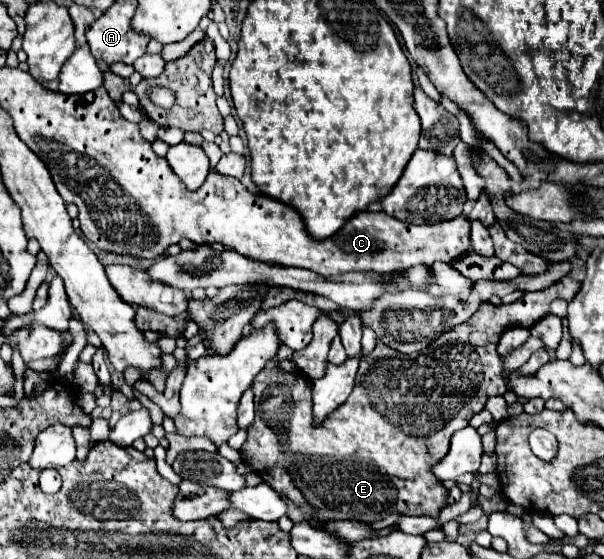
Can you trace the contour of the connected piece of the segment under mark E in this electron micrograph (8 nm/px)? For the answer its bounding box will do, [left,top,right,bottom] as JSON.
[240,277,580,523]

